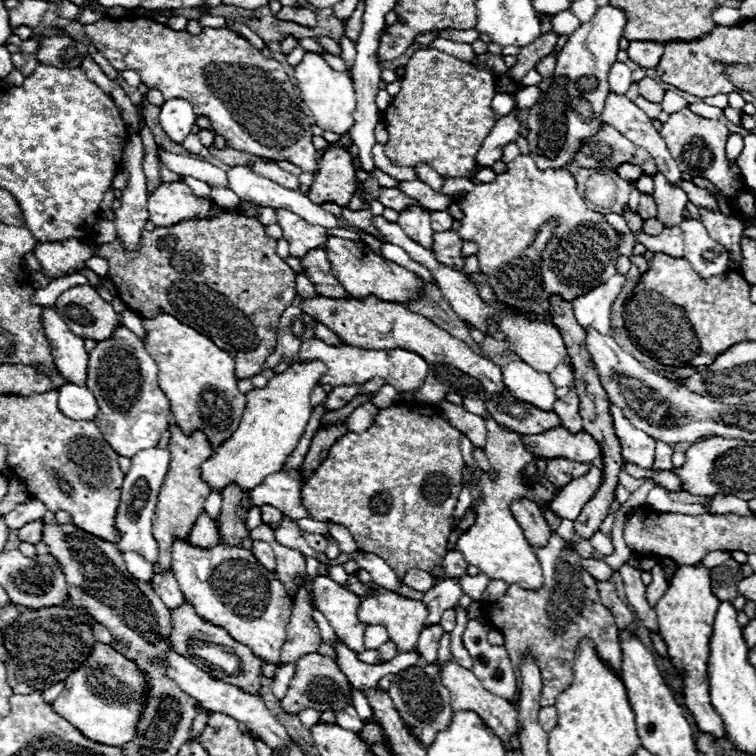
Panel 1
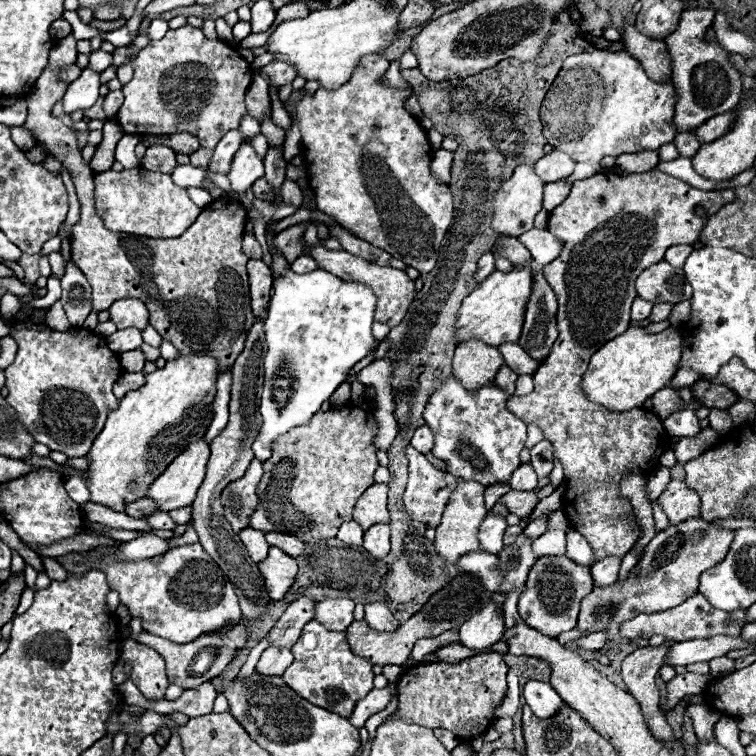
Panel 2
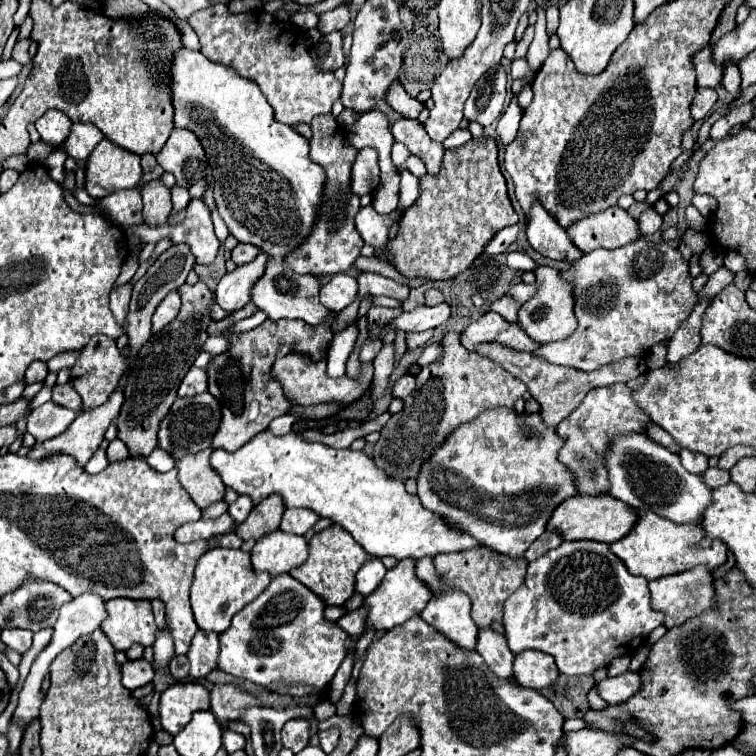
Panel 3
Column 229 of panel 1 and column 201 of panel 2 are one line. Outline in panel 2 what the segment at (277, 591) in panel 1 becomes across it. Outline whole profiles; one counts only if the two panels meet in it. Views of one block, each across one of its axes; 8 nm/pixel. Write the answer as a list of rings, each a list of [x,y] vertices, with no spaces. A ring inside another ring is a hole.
[[[200,544],[172,548],[158,564],[152,564],[150,560],[120,564],[110,558],[88,564],[82,562],[84,556],[90,556],[90,552],[70,552],[62,556],[66,572],[84,574],[94,568],[106,570],[110,588],[118,590],[120,594],[120,604],[126,604],[132,616],[140,616],[144,632],[150,632],[154,636],[166,638],[176,644],[186,644],[190,640],[196,640],[204,632],[216,632],[224,628],[226,622],[238,622],[242,618],[232,582]]]

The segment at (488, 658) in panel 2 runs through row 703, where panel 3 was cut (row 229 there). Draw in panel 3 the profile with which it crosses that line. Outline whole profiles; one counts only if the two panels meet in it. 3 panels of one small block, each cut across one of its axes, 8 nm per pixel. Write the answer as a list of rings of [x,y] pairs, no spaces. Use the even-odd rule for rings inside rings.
[[[484,136],[480,140],[468,140],[466,144],[444,150],[442,166],[438,174],[424,174],[420,176],[420,196],[418,200],[402,212],[398,222],[400,230],[394,240],[390,240],[390,252],[394,256],[394,266],[400,274],[408,278],[432,278],[432,280],[450,280],[456,274],[464,272],[472,264],[472,260],[482,254],[482,248],[506,226],[516,224],[518,214],[512,208],[508,198],[506,180],[500,172],[496,160],[496,140],[492,136]]]

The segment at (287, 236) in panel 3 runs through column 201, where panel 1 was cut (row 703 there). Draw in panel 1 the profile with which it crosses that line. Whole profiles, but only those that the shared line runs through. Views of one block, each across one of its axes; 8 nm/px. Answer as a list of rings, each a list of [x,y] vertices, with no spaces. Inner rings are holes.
[[[102,642],[94,644],[94,650],[88,656],[88,660],[68,676],[64,690],[54,700],[58,716],[64,716],[64,720],[68,720],[72,726],[80,728],[80,734],[88,736],[88,740],[96,740],[98,744],[108,746],[122,746],[136,736],[136,724],[140,718],[142,704],[144,704],[144,674],[136,668],[132,660],[128,660],[126,656],[118,654],[114,648]]]

